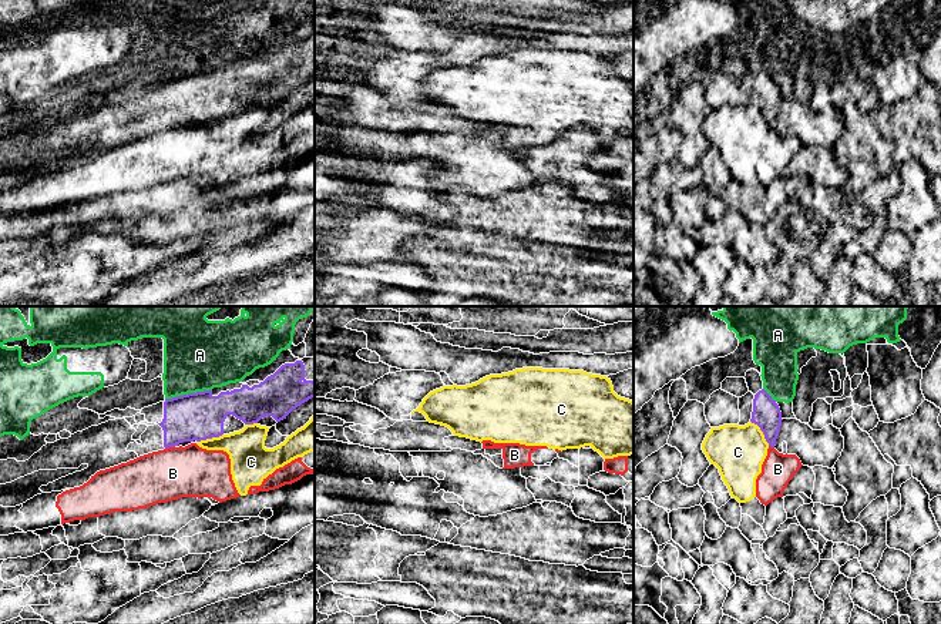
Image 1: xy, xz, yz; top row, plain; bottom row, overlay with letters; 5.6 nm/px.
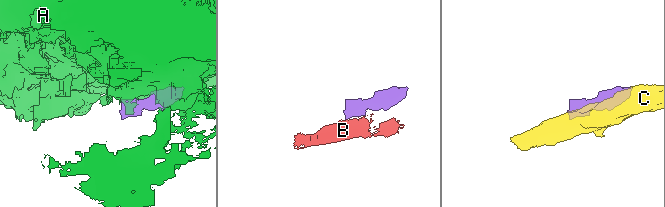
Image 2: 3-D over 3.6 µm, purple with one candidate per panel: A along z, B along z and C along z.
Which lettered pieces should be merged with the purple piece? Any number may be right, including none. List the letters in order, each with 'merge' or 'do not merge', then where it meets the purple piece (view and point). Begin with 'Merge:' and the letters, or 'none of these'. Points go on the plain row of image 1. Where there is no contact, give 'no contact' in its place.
Merge: none of these
A: do not merge; contact xy (188, 74)
B: do not merge; contact xy (170, 127)
C: do not merge; contact yz (762, 111)

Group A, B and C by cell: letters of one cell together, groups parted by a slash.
A / B C

